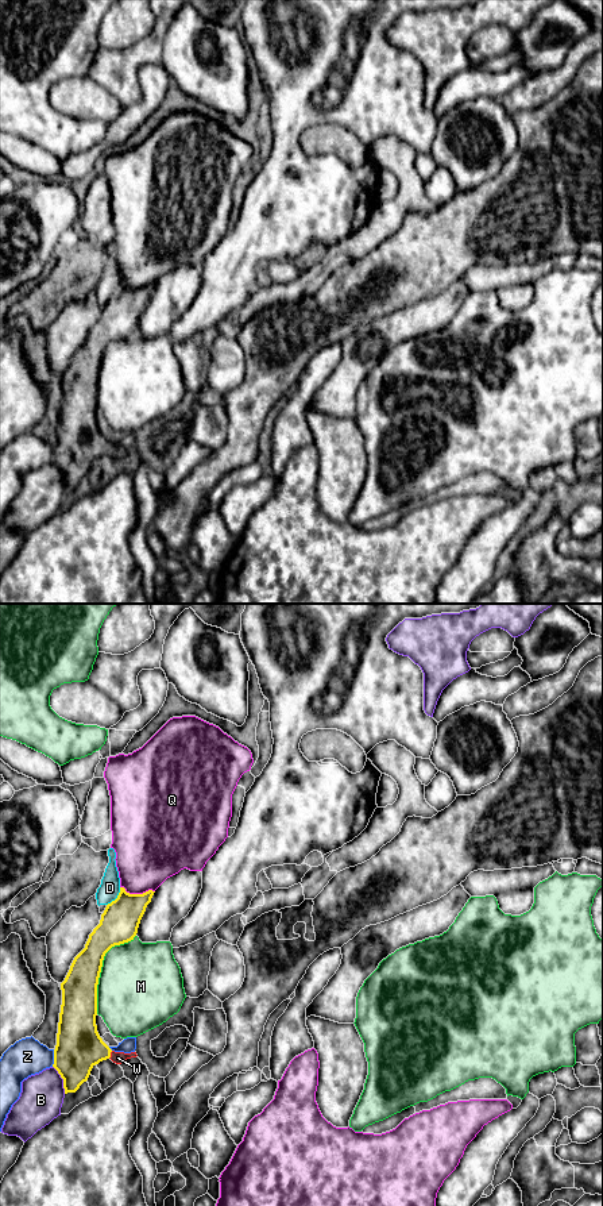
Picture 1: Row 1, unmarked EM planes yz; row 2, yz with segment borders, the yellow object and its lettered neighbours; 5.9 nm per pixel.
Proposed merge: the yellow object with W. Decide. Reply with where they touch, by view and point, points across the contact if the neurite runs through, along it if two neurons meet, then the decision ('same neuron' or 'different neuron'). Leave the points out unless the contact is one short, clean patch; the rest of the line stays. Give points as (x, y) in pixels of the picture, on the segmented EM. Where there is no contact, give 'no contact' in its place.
yz (109, 1055) | across yz (78, 1047), (109, 1055), (118, 1058) | same neuron

